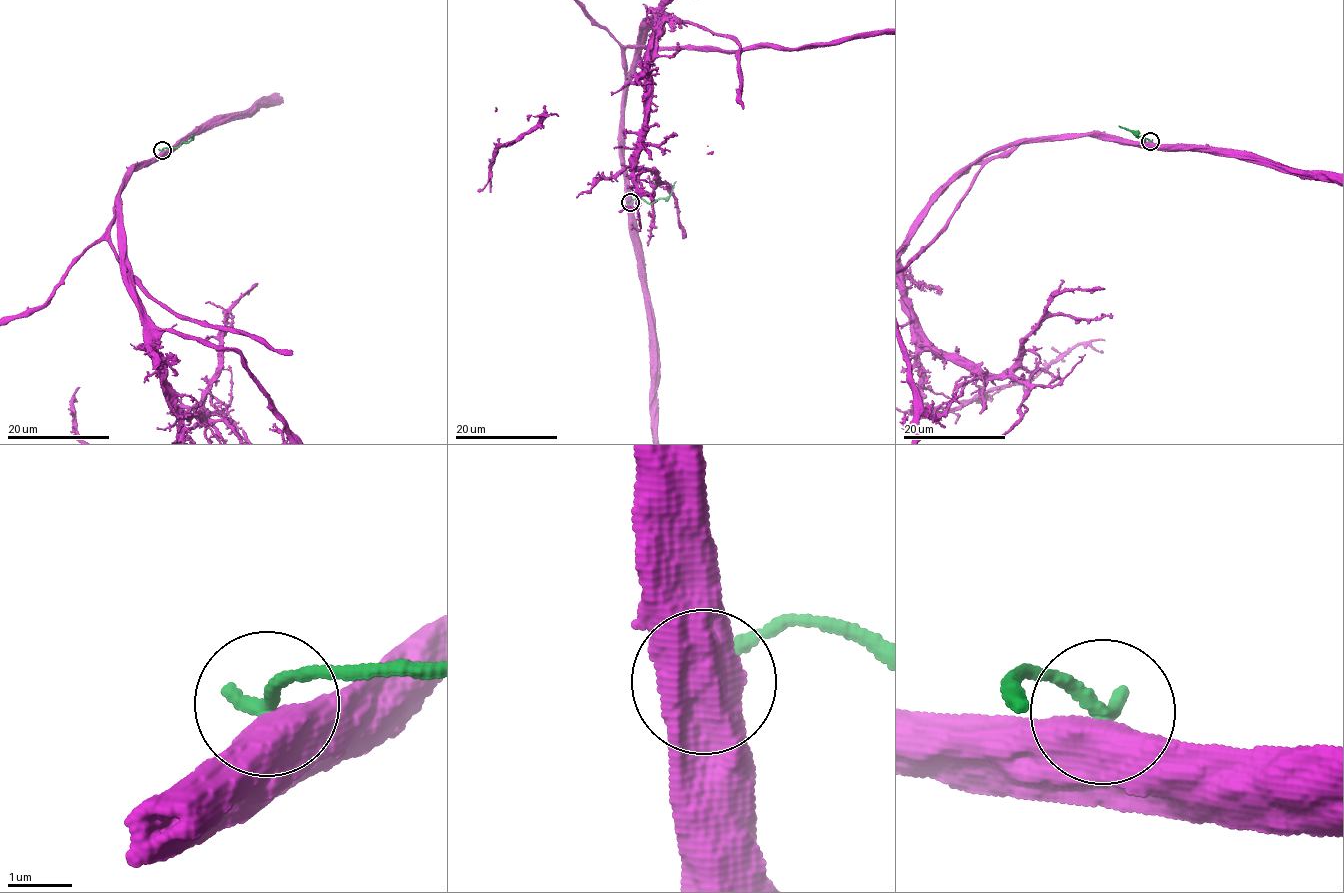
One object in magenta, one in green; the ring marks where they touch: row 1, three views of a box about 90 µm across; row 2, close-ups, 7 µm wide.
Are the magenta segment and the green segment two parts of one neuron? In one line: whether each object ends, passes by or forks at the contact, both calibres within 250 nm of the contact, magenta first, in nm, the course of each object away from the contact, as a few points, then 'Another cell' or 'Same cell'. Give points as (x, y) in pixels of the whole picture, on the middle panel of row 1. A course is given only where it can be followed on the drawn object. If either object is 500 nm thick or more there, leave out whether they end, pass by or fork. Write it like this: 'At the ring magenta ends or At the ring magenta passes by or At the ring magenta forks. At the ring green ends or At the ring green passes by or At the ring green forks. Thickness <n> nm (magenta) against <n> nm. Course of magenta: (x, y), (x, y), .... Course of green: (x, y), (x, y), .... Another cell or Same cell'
Thickness 800 nm (magenta) against 280 nm. Course of green: (630, 202), (635, 198), (651, 203), (666, 197), (676, 181). Another cell

